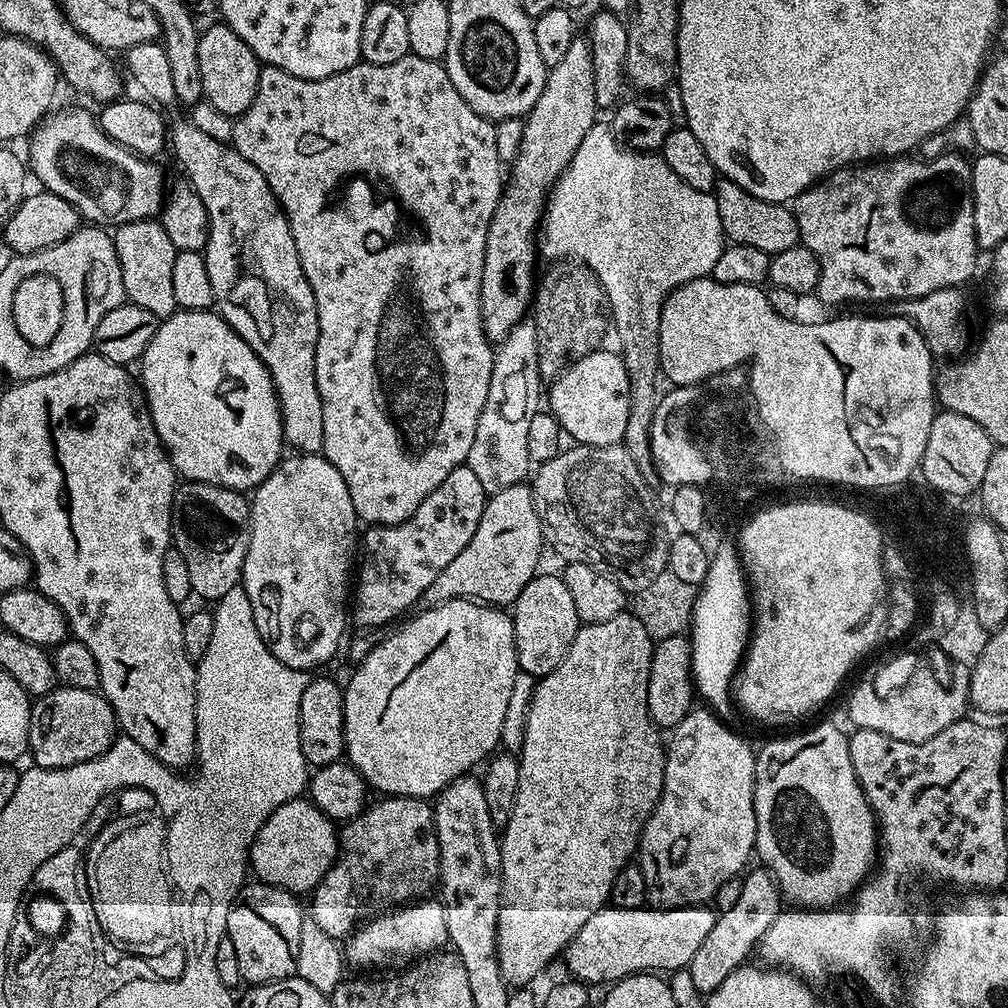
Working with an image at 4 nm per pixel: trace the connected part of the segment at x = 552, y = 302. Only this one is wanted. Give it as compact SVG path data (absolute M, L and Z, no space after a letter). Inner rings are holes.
M571 261L551 265L537 285L532 303L532 321L537 335L538 370L541 381L551 382L569 364L597 351L610 326L607 296L597 276L587 267Z

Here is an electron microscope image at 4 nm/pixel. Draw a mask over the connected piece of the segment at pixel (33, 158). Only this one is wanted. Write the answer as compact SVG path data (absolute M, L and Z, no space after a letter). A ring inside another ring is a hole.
M58 108L49 111L30 133L26 160L30 165L31 175L35 179L37 176L47 191L58 194L58 198L66 198L66 202L80 211L85 221L96 226L119 226L159 217L166 203L166 188L164 192L164 172L156 162L138 156L111 140L100 129L99 119L95 115L91 116L86 109Z

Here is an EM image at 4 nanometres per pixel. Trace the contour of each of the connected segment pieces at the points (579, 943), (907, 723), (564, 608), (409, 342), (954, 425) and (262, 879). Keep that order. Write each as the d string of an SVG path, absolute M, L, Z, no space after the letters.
M645 906L634 910L602 907L568 943L566 957L568 968L572 971L569 973L589 986L607 985L633 974L648 974L653 970L660 974L671 974L678 968L687 968L694 954L698 954L702 942L710 935L716 918L717 913L708 906Z
M920 674L895 699L878 698L871 682L858 685L848 696L848 716L856 728L878 730L878 734L890 734L890 738L902 738L902 742L926 742L961 719L969 704L967 679L963 678L955 690L944 690L934 678Z
M538 574L518 594L516 603L511 605L510 615L516 639L516 666L519 671L539 678L550 674L566 658L566 650L574 642L582 626L578 610L574 610L570 590L559 575Z
M411 54L398 58L386 66L358 63L321 80L298 78L281 68L267 66L260 69L260 81L254 102L240 116L235 117L230 128L232 147L246 158L266 178L270 190L284 208L298 246L302 274L314 290L318 306L318 350L314 358L314 374L318 394L322 398L322 449L323 456L333 464L346 481L350 502L365 525L400 524L422 506L422 502L438 486L446 474L467 461L470 446L474 446L474 433L486 394L490 390L490 374L494 370L494 344L486 338L480 313L482 266L486 254L486 234L500 193L506 183L506 172L498 154L496 124L480 116L454 90L450 74L439 60L427 60Z
M947 410L937 411L936 417L932 419L930 426L930 438L926 438L926 450L921 458L919 471L924 474L923 483L928 488L936 484L935 493L940 488L946 490L944 496L968 496L979 493L982 478L986 478L986 466L990 466L990 458L994 451L994 442L986 434L986 430L974 418L966 418L966 414L954 414Z
M297 798L278 806L270 818L258 830L258 834L252 843L252 849L248 851L248 863L253 877L261 884L269 884L275 888L281 888L293 894L311 893L326 878L326 874L331 870L333 862L338 855L338 828L333 820L318 806L312 804L311 799Z

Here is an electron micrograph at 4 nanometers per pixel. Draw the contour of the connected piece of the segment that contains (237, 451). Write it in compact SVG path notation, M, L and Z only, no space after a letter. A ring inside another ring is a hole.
M177 310L173 312L161 323L160 329L156 331L150 342L150 346L146 346L143 359L143 373L140 380L144 395L148 398L148 409L152 411L152 421L158 430L161 442L168 450L172 467L185 481L197 480L207 484L217 484L223 488L233 488L236 492L247 493L249 490L255 490L280 465L286 452L286 445L284 427L280 417L280 399L276 397L276 387L272 381L272 375L266 370L266 366L258 358L258 354L254 354L254 350L250 350L250 346L246 346L244 339L220 317L219 312L215 310L202 312Z

